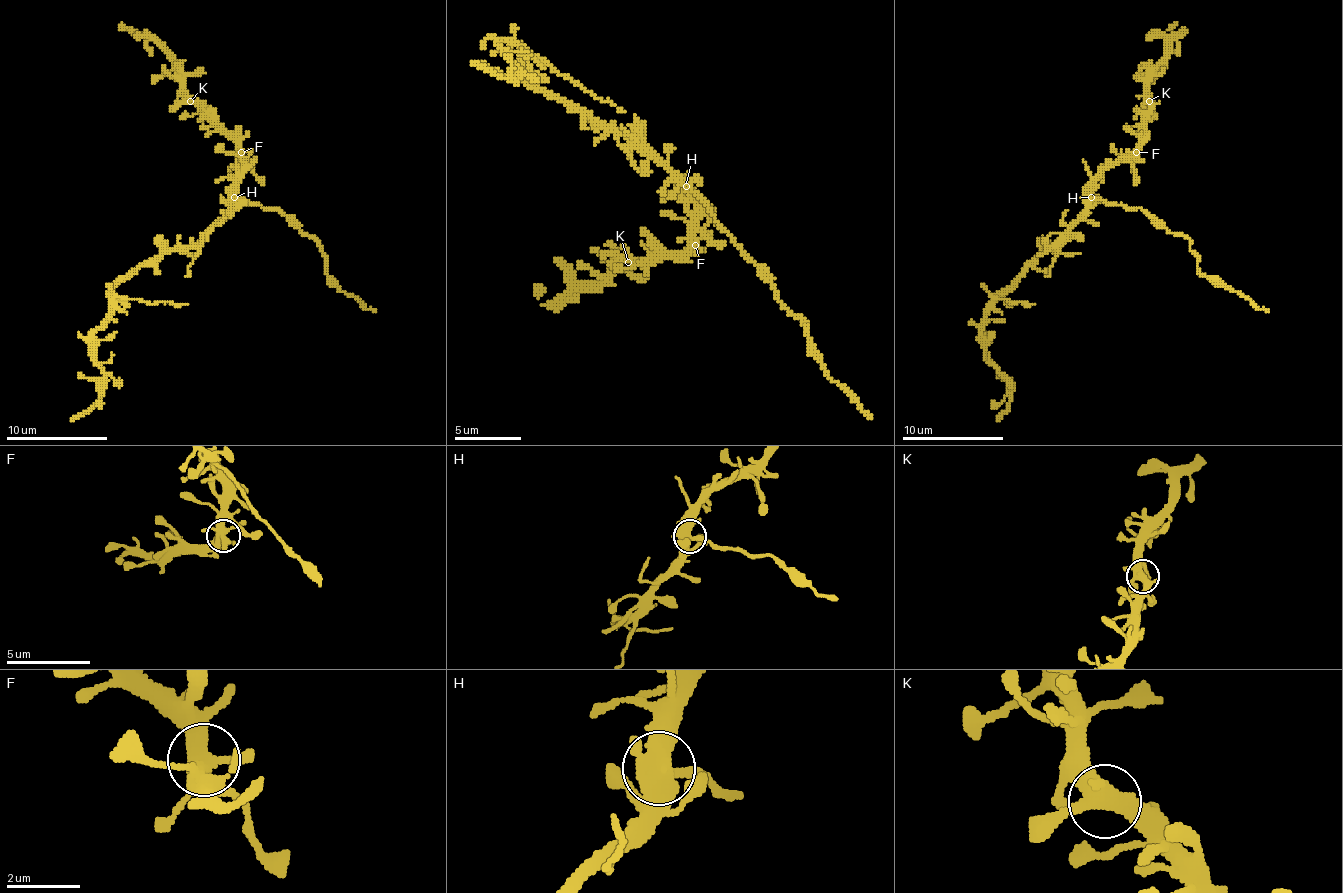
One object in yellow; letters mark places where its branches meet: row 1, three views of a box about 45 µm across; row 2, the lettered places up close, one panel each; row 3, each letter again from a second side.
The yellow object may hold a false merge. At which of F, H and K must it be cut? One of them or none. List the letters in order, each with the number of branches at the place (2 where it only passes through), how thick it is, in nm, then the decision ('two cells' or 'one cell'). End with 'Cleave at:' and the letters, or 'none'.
F: branches 4; calibre 400 nm; one cell
H: branches 4; calibre 480 nm; two cells
K: branches 4; calibre 400 nm; one cell
Cleave at: H

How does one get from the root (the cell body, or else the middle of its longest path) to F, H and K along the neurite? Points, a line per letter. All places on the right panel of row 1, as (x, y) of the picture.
F: (1075, 225), (1088, 208), (1088, 187), (1111, 164), (1126, 162), (1136, 152)
H: (1075, 225), (1085, 213), (1091, 197)
K: (1075, 225), (1088, 208), (1088, 187), (1141, 142), (1141, 124), (1149, 116), (1149, 101)

